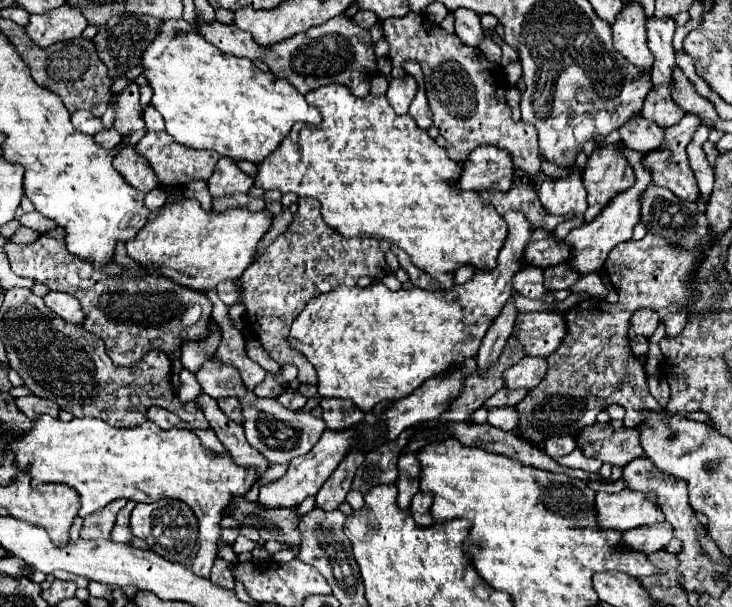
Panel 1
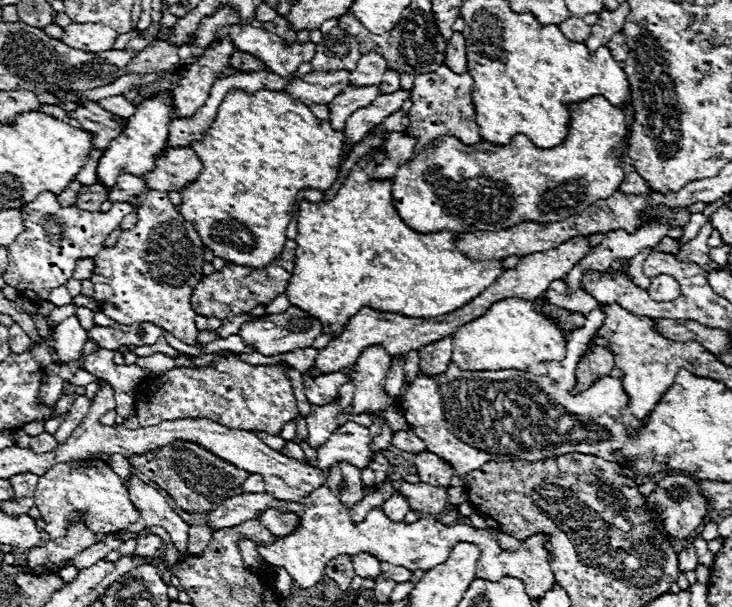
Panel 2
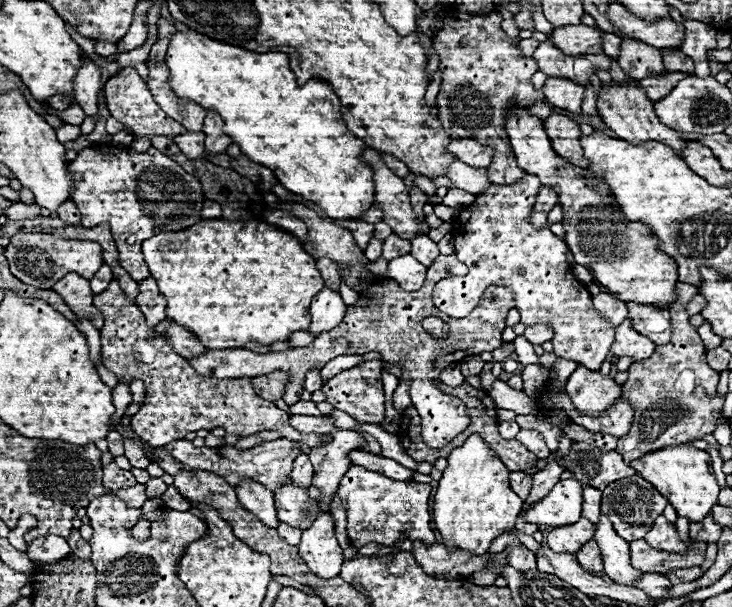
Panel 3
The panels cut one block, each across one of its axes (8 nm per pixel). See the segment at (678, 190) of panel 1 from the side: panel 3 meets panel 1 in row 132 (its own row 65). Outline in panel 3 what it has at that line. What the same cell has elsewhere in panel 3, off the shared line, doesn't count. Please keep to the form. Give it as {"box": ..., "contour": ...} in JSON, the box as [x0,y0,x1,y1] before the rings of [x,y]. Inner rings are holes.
{"box":[662,52,694,74],"contour":[[[662,52],[662,60],[670,72],[694,74],[694,62],[684,52]]]}

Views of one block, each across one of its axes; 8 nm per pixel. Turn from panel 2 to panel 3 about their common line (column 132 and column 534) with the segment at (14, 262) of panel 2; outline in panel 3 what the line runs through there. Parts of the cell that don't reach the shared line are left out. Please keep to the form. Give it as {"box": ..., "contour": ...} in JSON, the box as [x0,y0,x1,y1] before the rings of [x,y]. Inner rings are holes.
{"box":[534,186,558,212],"contour":[[[542,186],[538,196],[536,196],[536,204],[534,204],[534,212],[550,212],[554,208],[554,204],[558,202],[558,196],[552,188]]]}

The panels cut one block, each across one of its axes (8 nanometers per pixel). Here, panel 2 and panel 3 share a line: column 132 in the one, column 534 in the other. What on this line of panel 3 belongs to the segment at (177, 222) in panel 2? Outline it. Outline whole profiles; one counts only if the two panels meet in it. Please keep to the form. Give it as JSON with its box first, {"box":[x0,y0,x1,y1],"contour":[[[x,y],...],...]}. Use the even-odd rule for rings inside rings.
{"box":[432,178,616,370],"contour":[[[524,178],[508,186],[492,184],[484,194],[476,196],[474,204],[466,206],[460,212],[460,216],[456,218],[456,228],[454,228],[454,248],[456,248],[456,256],[468,264],[470,272],[466,276],[442,279],[432,292],[432,300],[436,308],[446,312],[448,316],[464,318],[472,312],[472,308],[476,308],[482,292],[488,286],[512,288],[516,296],[516,308],[522,316],[522,324],[526,326],[550,324],[554,328],[554,338],[551,342],[554,347],[553,353],[558,358],[576,360],[590,370],[600,370],[600,364],[604,362],[612,346],[616,328],[600,312],[596,312],[588,288],[574,278],[572,266],[568,262],[568,246],[564,244],[564,240],[554,236],[550,228],[534,228],[528,222],[538,190],[540,190],[540,180],[536,178]]]}

